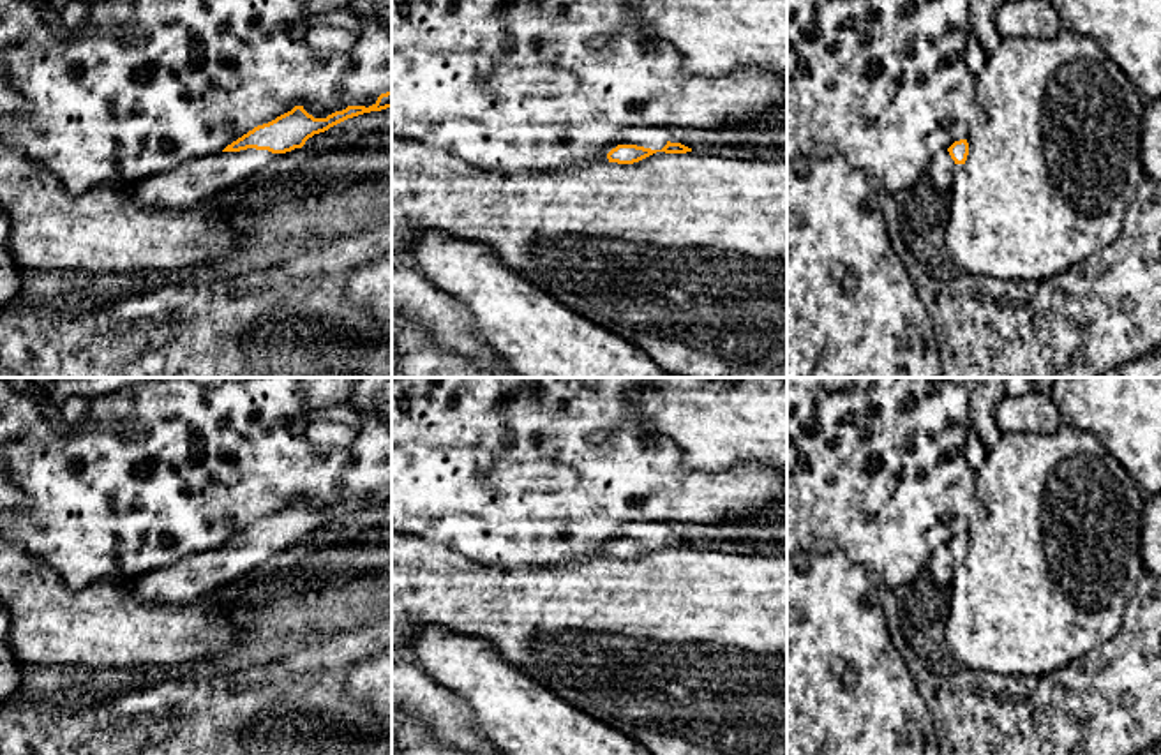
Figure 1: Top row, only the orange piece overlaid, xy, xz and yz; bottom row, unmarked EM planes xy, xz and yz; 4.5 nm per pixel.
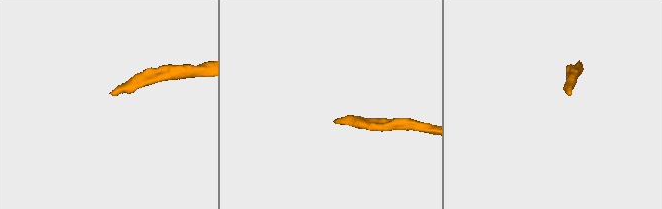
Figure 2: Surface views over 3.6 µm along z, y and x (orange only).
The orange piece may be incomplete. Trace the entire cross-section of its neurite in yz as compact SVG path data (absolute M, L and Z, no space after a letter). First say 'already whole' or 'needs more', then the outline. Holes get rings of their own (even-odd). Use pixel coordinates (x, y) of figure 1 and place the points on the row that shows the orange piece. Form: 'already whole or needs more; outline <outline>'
needs more; outline M967 139L955 141L948 150L937 152L928 175L940 189L951 191L955 180L955 166L965 164L969 155Z

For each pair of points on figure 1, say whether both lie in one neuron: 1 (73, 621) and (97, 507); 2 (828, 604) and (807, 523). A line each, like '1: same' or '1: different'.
1: different
2: different

